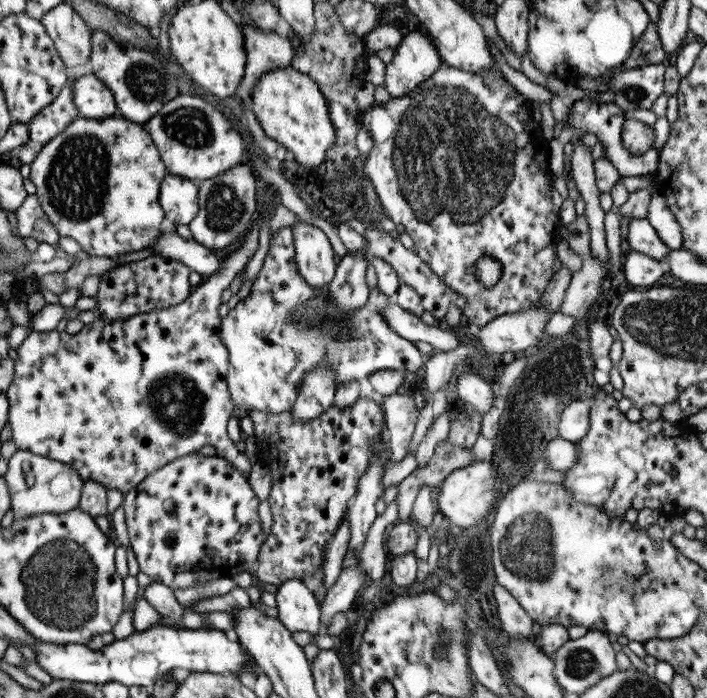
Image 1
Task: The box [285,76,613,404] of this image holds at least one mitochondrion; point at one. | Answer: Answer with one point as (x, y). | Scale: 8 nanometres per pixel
(452, 158)

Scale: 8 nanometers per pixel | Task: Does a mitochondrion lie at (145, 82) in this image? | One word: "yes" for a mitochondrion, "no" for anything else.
yes

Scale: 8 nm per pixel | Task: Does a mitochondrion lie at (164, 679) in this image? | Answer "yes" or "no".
no

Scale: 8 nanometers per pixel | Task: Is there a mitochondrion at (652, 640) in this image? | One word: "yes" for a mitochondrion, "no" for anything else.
no

